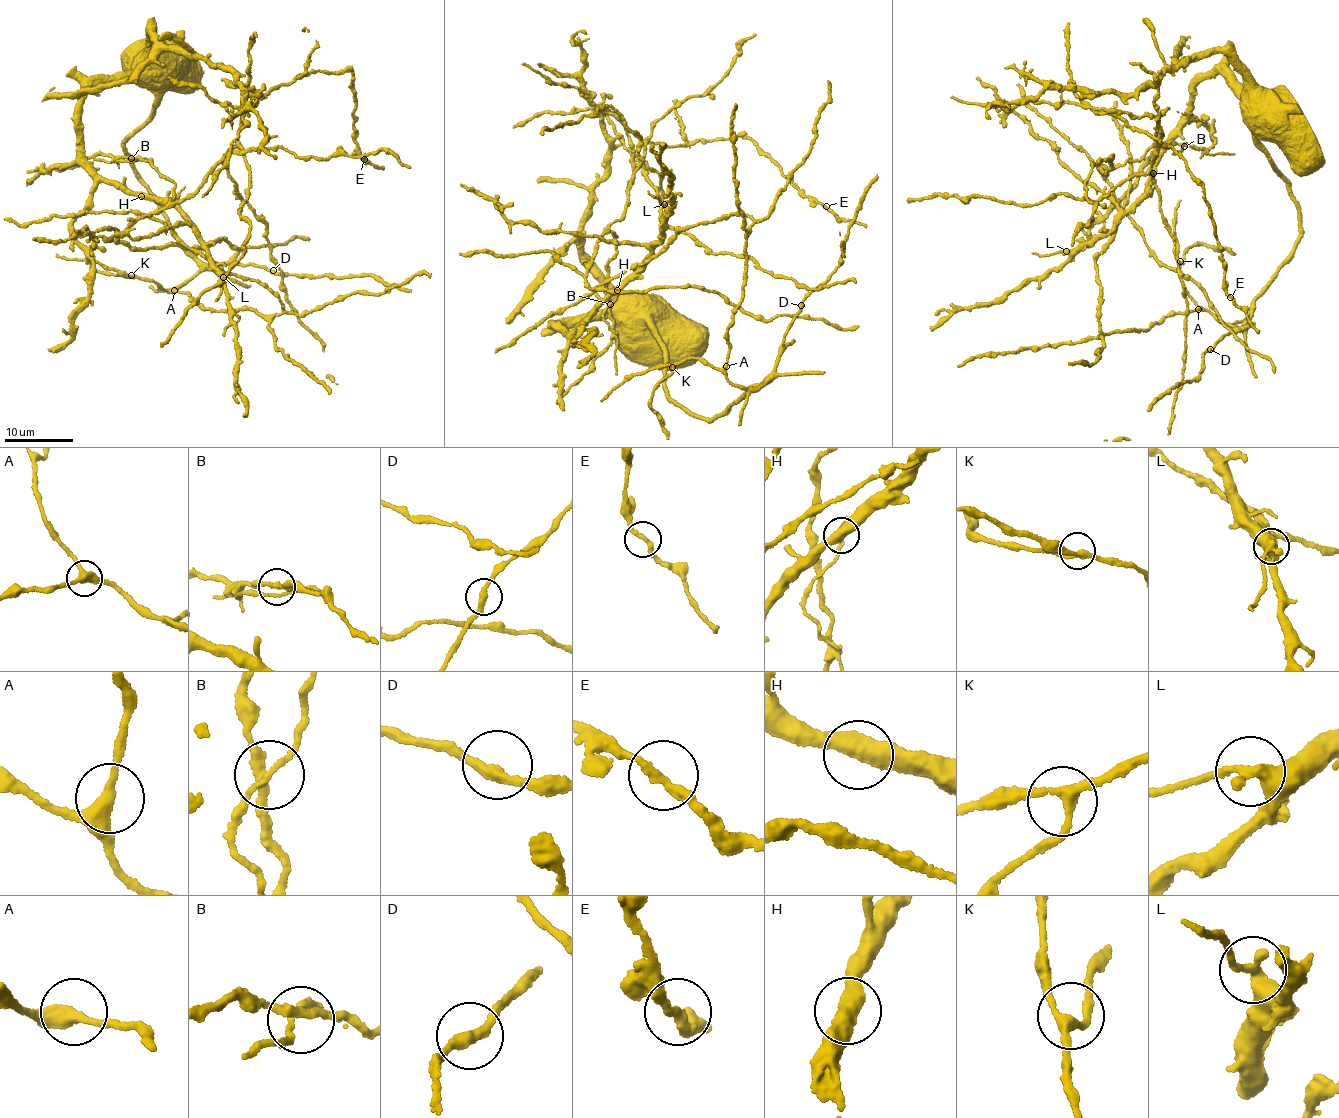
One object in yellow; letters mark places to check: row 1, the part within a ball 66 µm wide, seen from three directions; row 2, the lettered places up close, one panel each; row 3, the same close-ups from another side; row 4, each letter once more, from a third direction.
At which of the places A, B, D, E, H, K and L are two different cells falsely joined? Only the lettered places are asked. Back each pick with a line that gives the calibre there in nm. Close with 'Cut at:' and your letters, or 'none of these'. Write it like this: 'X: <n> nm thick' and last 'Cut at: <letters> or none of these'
L: 380 nm thick
Cut at: L

